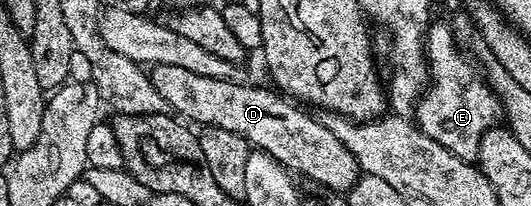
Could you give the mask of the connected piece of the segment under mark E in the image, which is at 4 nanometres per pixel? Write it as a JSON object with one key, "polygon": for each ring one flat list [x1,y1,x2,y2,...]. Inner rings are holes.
{"polygon":[[433,22,424,39,430,86,414,108,414,122,426,137,438,141,460,159,476,159,482,137,502,119,500,99,482,74,481,68,462,50,449,24]]}

